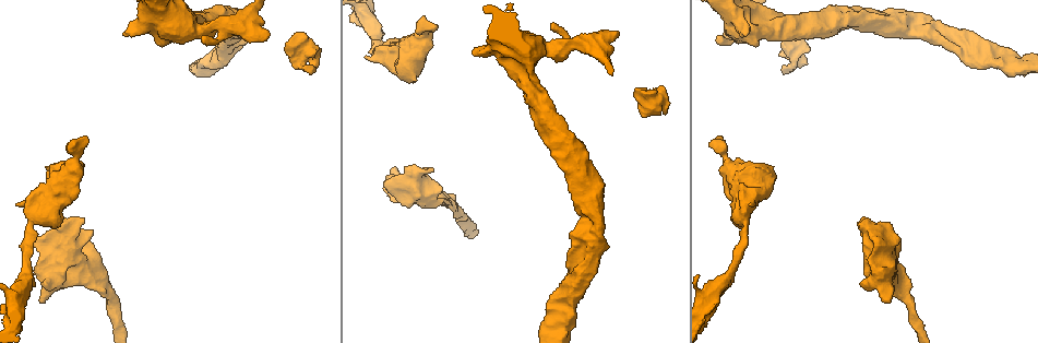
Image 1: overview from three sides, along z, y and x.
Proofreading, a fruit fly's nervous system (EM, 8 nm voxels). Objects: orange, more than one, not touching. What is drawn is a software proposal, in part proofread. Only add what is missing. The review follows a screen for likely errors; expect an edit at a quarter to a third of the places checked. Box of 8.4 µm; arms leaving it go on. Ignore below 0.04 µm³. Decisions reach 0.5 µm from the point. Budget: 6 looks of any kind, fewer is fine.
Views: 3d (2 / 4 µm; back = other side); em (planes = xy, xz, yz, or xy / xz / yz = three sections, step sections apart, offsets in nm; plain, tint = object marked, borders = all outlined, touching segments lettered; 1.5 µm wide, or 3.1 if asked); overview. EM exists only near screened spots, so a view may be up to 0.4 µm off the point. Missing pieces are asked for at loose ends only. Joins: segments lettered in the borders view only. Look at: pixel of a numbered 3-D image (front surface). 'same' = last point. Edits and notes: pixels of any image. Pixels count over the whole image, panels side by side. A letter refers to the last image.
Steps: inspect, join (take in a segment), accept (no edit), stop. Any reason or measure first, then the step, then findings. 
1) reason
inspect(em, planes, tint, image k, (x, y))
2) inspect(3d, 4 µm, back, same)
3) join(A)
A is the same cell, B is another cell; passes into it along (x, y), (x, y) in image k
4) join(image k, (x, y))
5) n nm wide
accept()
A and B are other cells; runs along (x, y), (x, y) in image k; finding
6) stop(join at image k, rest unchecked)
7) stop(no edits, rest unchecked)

free end
inspect(em, planes, tint, image 1, (985, 68))

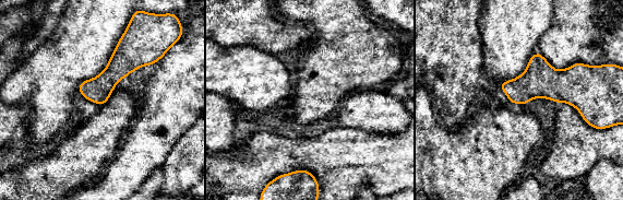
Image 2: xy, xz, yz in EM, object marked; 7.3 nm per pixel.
inspect(em, planes, borders, same)

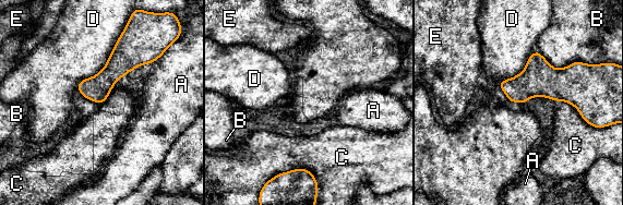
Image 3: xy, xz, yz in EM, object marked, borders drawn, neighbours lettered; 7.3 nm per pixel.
200 nm wide
accept()
A, B, C, D and E are other cells; none of them fits

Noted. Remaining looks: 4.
branch stops here
inspect(3d, 4 µm, image 1, (790, 69))

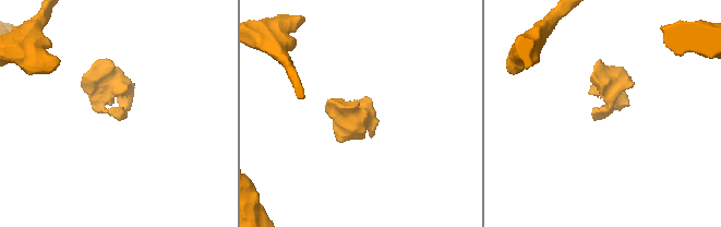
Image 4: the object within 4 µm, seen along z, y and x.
inspect(em, planes, borders, image 4, (606, 116))

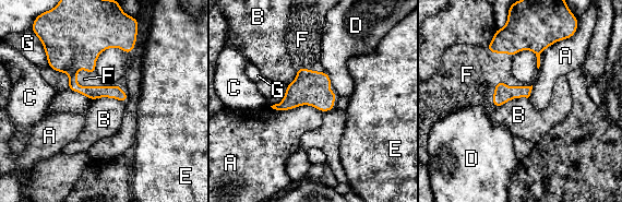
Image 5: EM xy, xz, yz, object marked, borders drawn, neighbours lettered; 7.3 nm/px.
join(F)
F is the same cell, A, B, C, D, E and G are other cells; passes into it along (83, 56), (97, 86), (84, 79) in image 5; it goes on there

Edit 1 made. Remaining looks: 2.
stop(join at image 5, rest unchecked)

